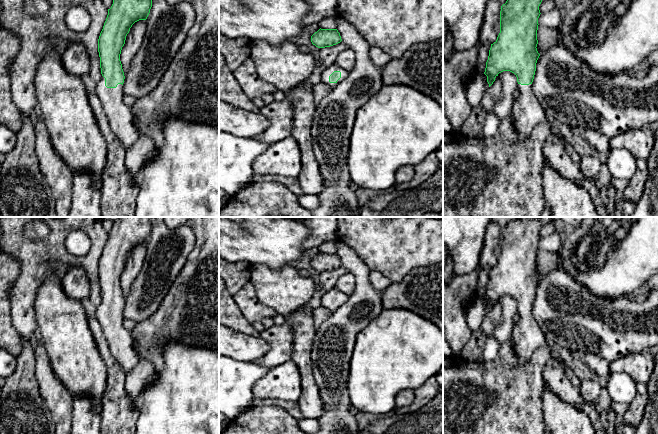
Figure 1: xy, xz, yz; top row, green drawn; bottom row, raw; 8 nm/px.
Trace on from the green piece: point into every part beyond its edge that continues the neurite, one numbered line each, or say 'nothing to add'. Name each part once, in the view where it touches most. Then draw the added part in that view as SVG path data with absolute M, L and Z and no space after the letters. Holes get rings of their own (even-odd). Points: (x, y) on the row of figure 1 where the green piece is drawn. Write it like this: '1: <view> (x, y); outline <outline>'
1: xz (325, 73); outline M332 64L328 68L320 71L320 76L321 76L321 82L325 83L330 88L334 88L348 76L348 71L346 71L345 69L337 66L336 64ZM334 71L340 71L341 72L341 78L336 83L330 83L329 82L329 76Z

